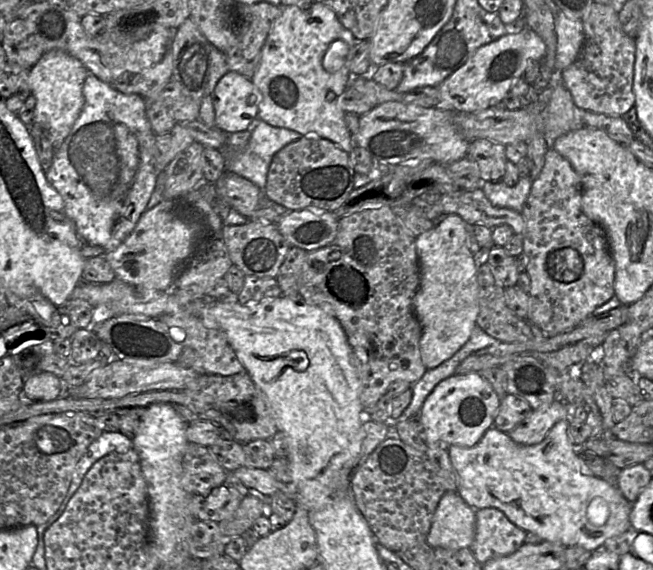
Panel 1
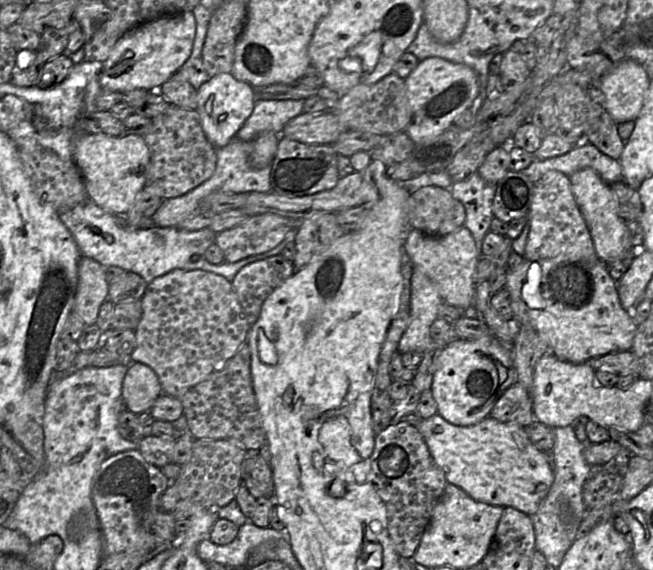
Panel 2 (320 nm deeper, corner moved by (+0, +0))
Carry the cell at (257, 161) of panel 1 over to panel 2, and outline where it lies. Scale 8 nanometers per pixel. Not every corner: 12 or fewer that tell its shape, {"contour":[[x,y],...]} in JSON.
{"contour":[[304,99],[257,100],[237,133],[252,142],[262,132],[281,137],[303,113]]}

